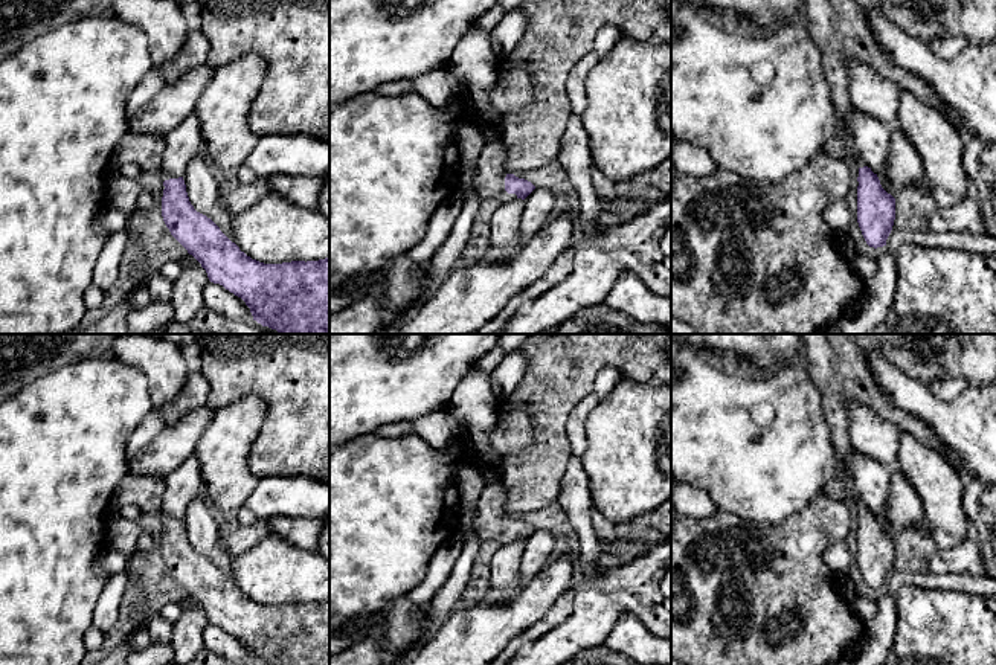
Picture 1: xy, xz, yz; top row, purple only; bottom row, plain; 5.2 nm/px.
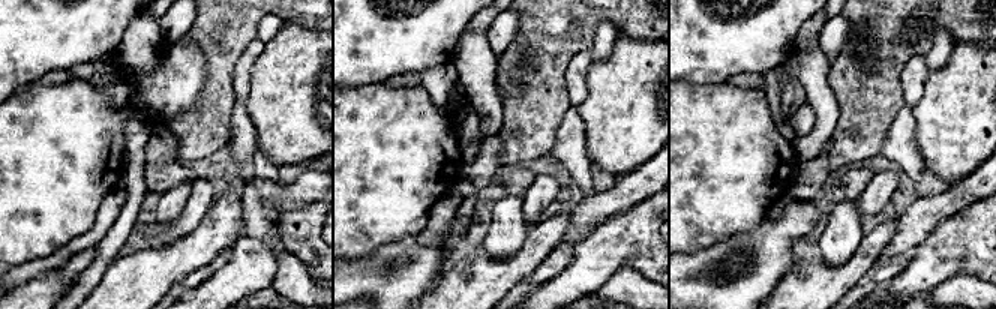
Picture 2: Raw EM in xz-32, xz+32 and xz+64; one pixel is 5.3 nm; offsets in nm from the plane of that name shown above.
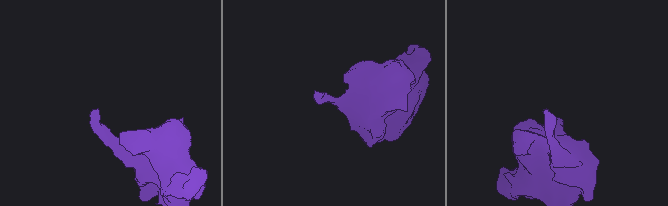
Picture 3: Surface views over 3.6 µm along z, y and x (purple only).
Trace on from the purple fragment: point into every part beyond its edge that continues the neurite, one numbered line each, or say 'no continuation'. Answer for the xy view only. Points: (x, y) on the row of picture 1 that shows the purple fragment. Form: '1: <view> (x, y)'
1: xy (145, 150)

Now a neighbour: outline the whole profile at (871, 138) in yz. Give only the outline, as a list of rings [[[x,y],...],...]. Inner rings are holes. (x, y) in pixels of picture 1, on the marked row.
[[[857,108],[847,116],[845,122],[862,160],[874,174],[882,175],[889,156],[889,136],[894,127],[885,125]]]

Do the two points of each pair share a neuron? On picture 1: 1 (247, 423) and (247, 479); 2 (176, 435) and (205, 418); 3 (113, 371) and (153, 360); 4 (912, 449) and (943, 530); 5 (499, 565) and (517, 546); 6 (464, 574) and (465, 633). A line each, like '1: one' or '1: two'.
1: one
2: one
3: two
4: one
5: one
6: two

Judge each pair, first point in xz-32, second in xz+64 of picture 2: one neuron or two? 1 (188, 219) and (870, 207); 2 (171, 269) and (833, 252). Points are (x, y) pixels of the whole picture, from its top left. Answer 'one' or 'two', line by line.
1: one
2: two

